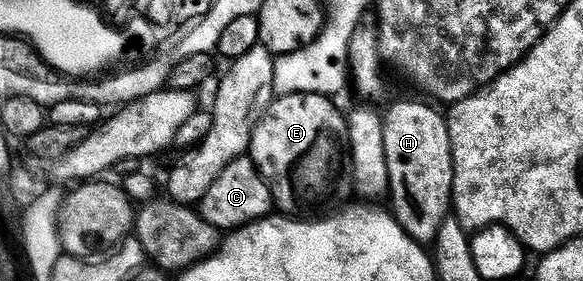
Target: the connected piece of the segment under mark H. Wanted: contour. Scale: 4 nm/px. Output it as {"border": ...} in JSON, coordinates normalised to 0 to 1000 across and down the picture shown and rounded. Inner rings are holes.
{"border":[[[727,363],[676,367],[666,406],[657,409],[657,438],[671,758],[681,797],[712,861],[741,868],[746,865],[758,797],[772,776],[779,612],[768,423],[746,391],[746,374]],[[702,683],[707,705],[700,705]]]}

